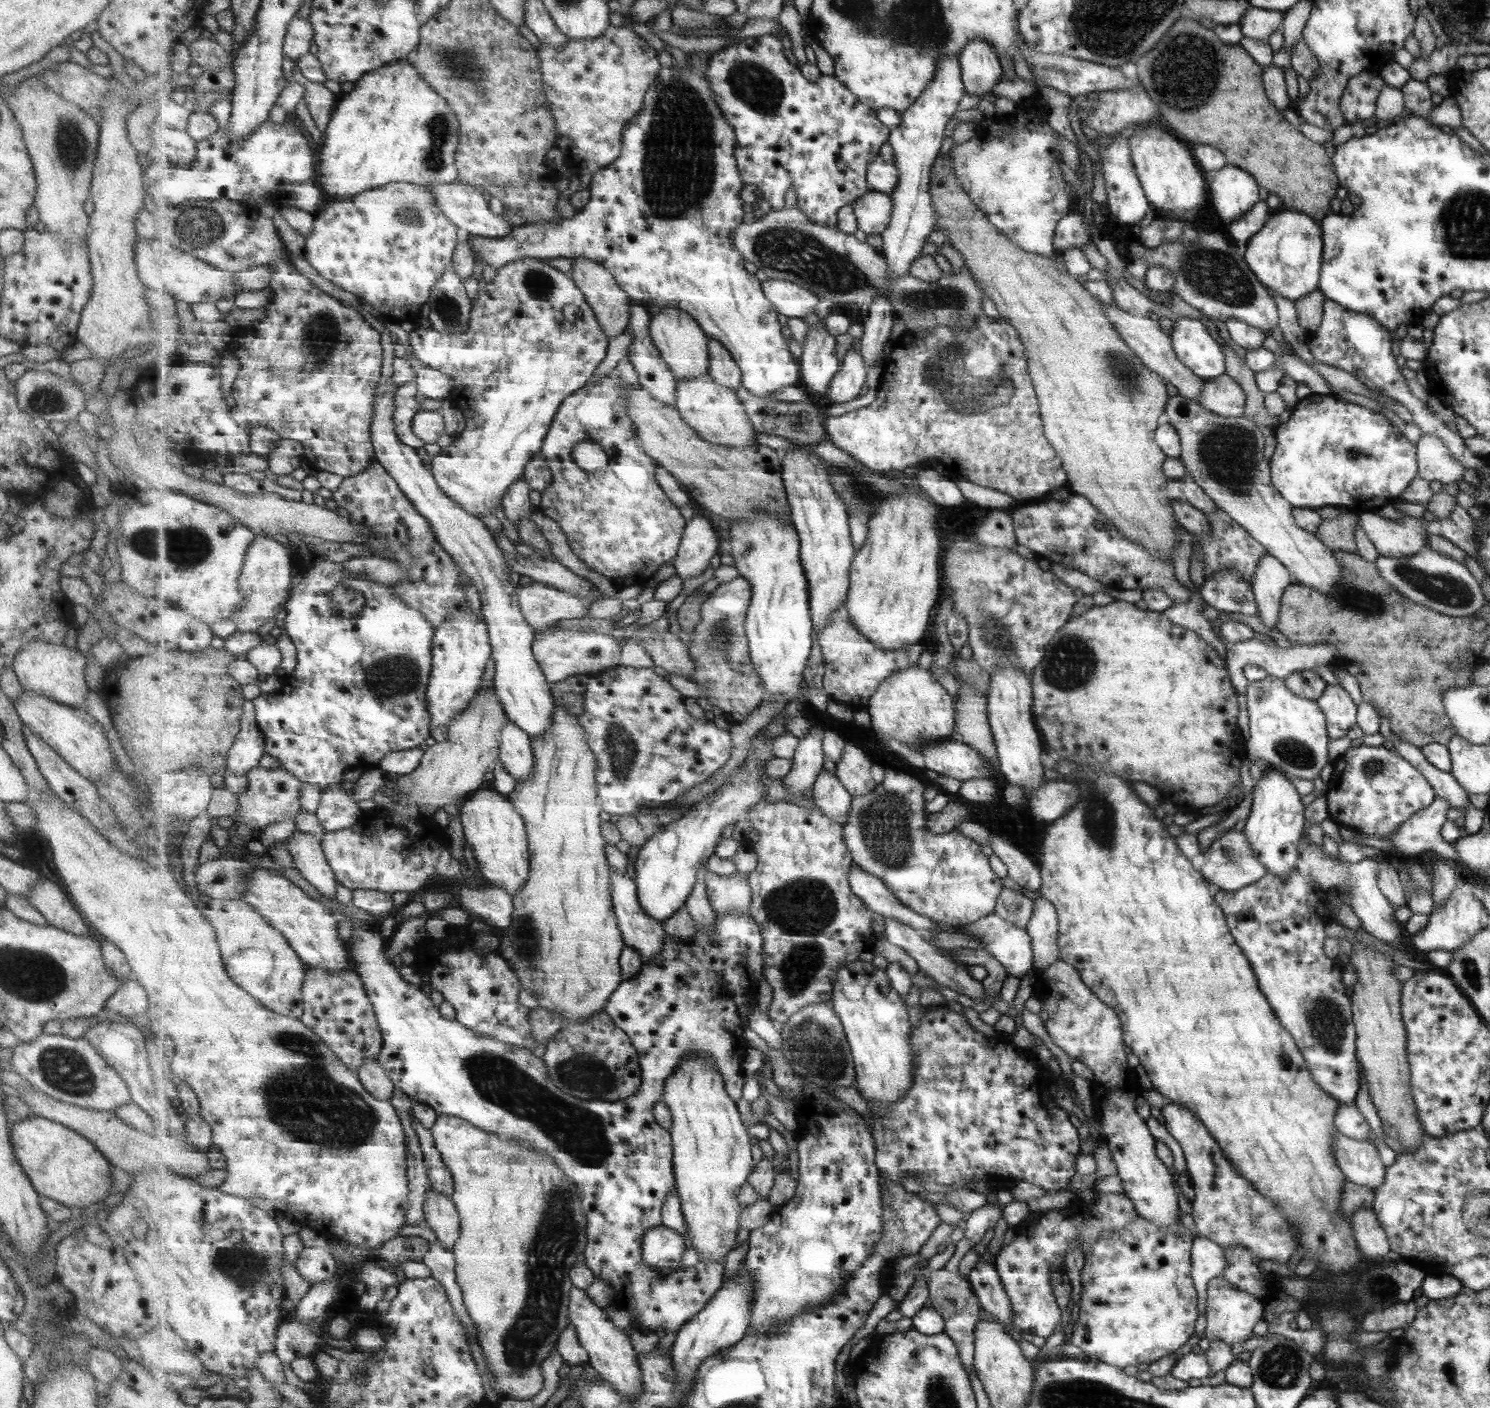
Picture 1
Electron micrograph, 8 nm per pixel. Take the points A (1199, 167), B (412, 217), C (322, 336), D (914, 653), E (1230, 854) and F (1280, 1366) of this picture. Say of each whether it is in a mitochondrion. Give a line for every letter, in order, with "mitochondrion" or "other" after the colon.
A: other
B: mitochondrion
C: mitochondrion
D: other
E: mitochondrion
F: mitochondrion

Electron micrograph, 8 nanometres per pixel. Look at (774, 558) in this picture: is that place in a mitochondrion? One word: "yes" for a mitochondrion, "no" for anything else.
no

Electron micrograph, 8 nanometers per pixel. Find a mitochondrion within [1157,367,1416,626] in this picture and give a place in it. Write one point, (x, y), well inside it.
(1223, 451)

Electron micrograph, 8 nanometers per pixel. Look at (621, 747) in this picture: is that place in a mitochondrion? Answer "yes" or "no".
yes

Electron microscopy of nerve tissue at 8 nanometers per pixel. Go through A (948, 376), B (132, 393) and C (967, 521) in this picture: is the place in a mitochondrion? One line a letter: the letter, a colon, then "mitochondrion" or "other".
A: mitochondrion
B: other
C: other

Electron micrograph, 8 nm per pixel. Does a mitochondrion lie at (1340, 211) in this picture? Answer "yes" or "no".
no

